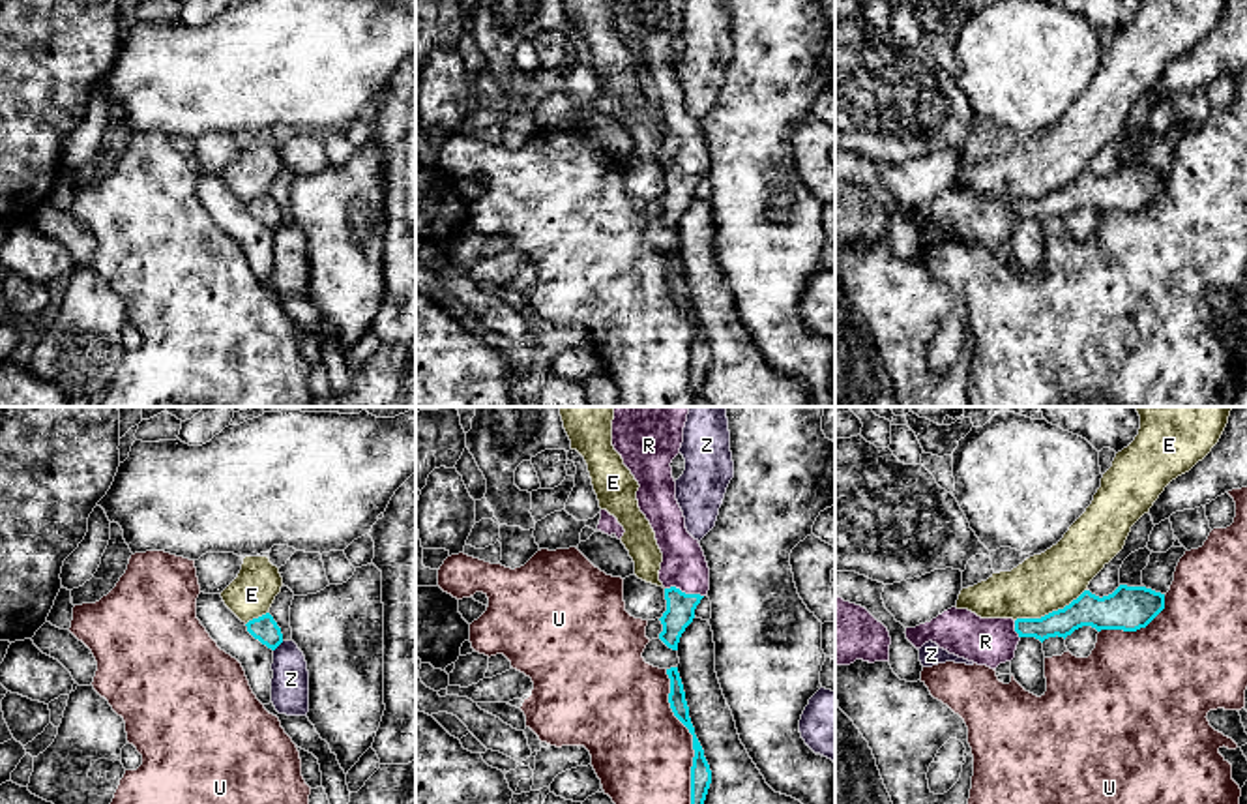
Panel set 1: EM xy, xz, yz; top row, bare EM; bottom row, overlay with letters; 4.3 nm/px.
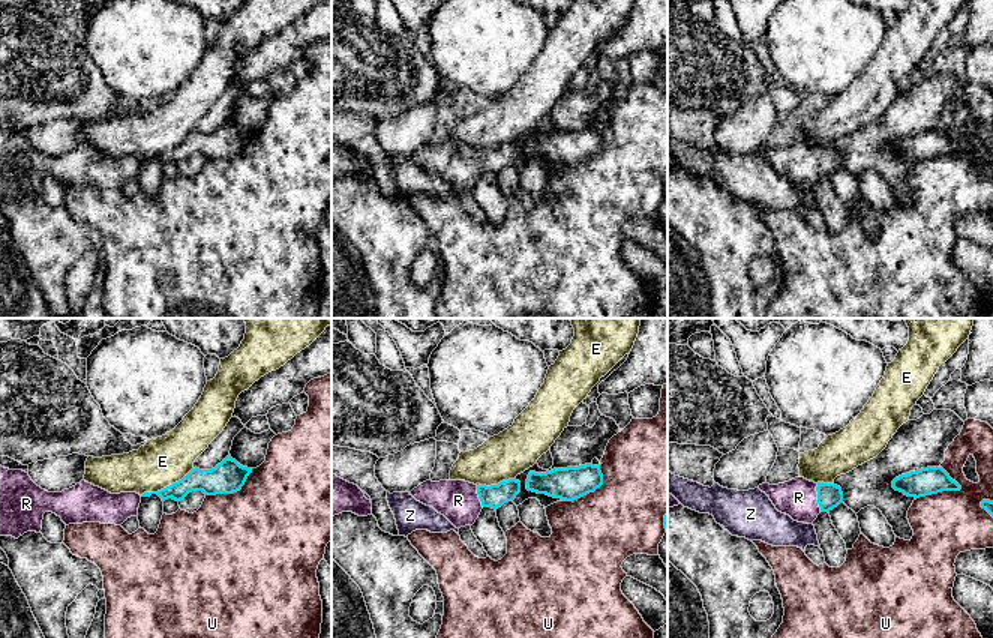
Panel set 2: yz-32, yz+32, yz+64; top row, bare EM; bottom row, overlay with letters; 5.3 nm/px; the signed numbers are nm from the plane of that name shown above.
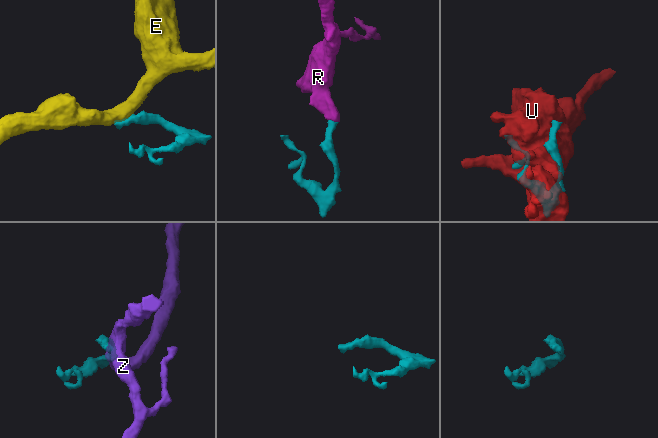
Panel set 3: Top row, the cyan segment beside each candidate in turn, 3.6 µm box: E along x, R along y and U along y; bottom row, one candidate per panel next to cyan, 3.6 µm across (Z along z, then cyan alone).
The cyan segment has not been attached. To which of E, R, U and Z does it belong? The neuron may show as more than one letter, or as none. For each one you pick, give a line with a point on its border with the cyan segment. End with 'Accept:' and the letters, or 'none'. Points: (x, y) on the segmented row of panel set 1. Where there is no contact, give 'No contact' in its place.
R: Touches cyan at xz (684, 593)
Accept: R

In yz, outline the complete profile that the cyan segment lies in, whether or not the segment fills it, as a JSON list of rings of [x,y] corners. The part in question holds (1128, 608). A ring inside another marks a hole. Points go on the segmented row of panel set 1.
[[[1120,585],[1108,596],[1095,596],[1084,590],[1064,609],[1041,618],[981,618],[968,609],[951,607],[916,628],[906,628],[906,639],[921,648],[932,641],[940,648],[996,669],[1015,658],[1022,637],[1035,637],[1041,643],[1049,637],[1067,637],[1082,626],[1101,630],[1137,632],[1146,628],[1165,609],[1165,594],[1146,587]]]

